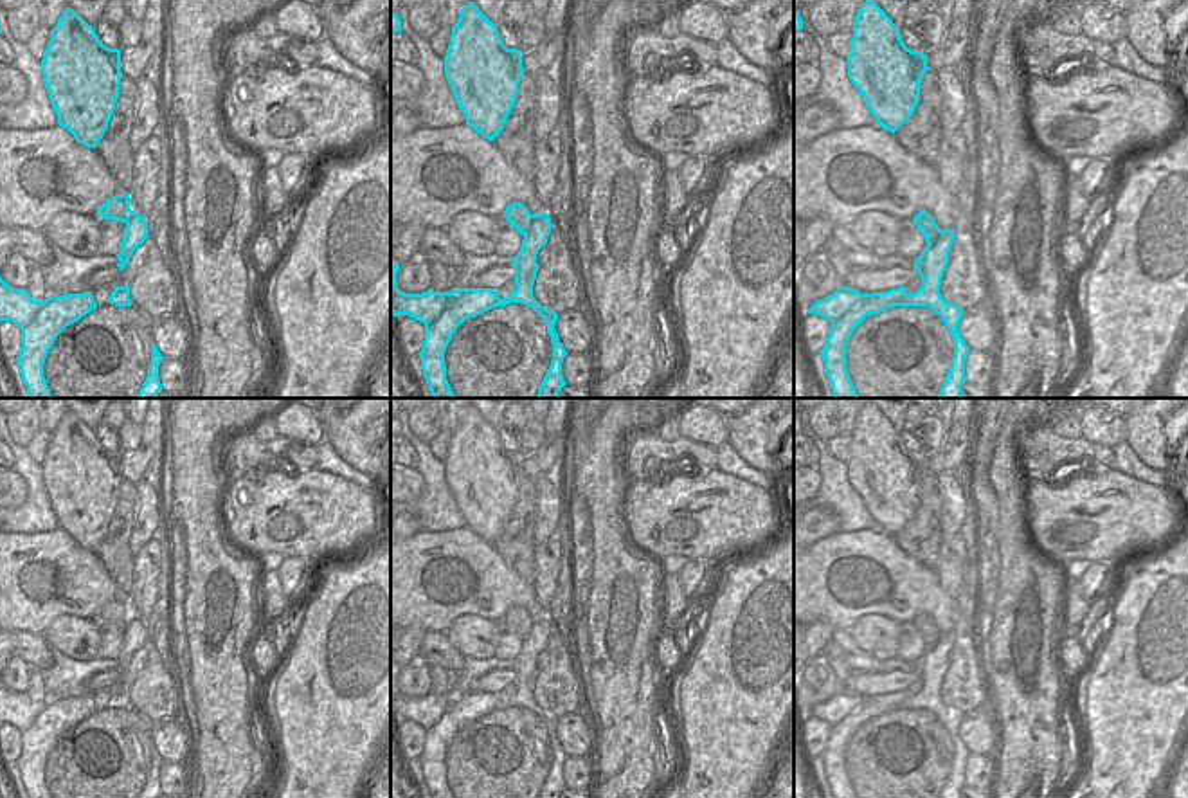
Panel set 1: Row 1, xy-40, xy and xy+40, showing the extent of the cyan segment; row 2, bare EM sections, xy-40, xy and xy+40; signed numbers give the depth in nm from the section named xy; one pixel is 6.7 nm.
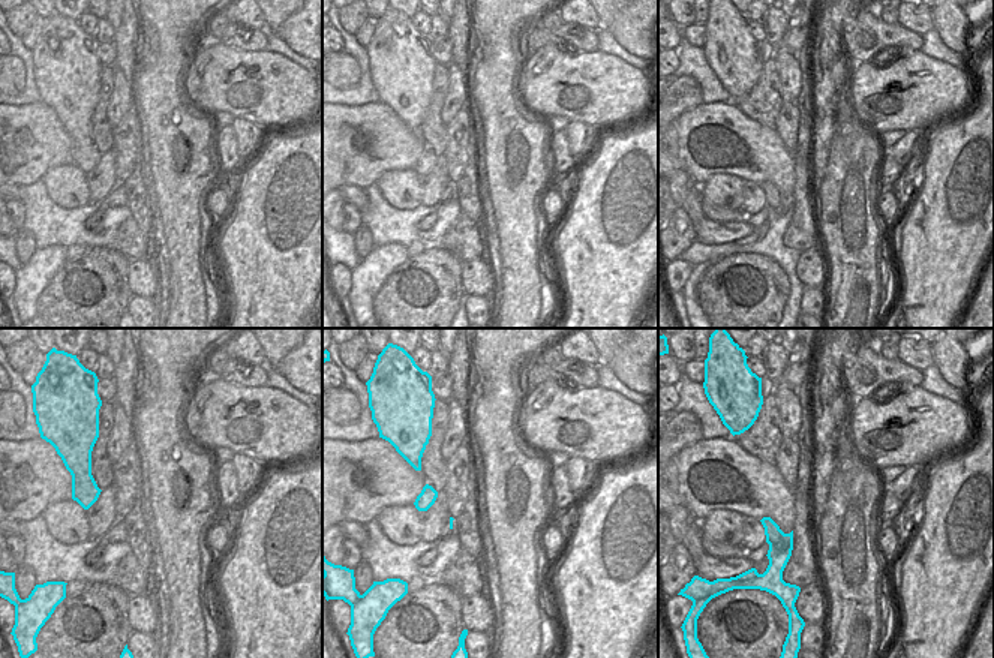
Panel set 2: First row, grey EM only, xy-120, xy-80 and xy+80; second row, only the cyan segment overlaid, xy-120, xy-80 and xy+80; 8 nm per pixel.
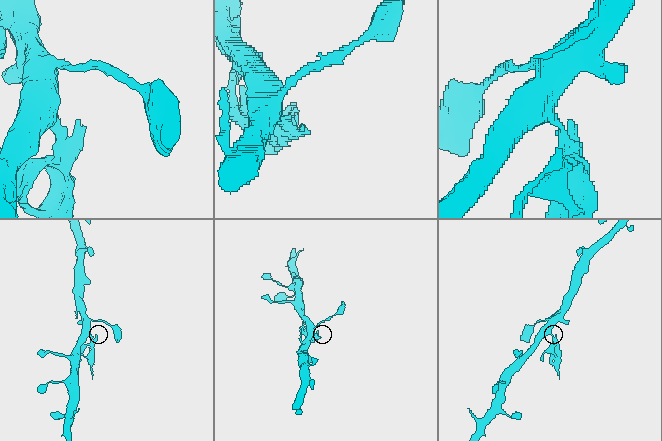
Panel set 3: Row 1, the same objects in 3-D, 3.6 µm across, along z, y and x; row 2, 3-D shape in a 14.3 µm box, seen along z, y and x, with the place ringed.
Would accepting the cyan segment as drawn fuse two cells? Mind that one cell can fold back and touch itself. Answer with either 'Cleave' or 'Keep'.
Cleave.

